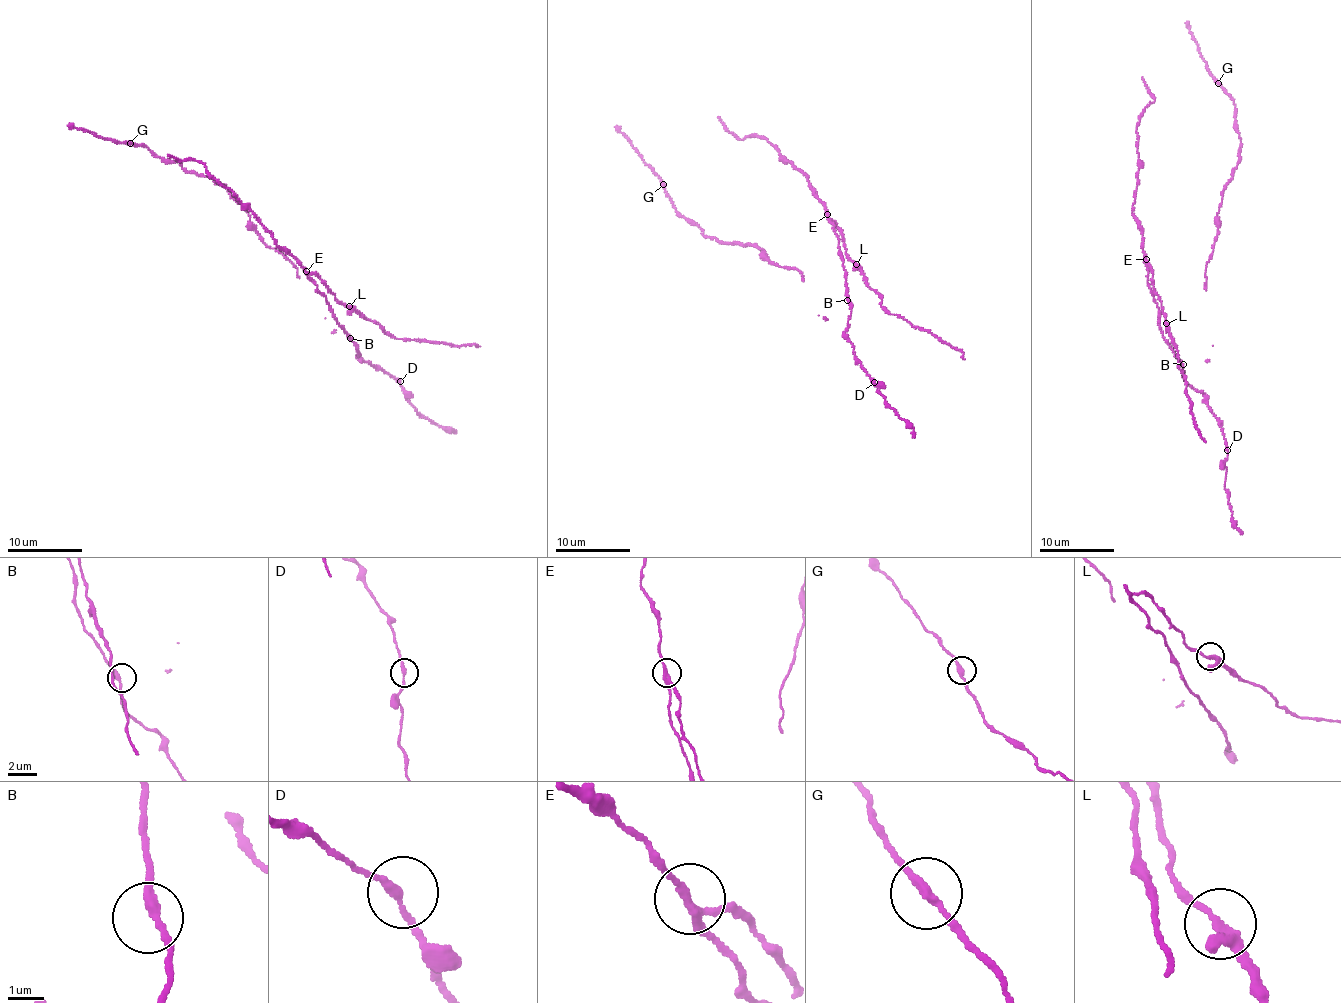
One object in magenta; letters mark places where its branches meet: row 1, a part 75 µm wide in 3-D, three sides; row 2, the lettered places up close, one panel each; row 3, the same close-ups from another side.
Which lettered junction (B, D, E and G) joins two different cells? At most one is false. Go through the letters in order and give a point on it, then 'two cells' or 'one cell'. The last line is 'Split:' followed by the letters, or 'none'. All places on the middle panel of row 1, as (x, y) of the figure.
B: place (847, 300); one cell
D: place (874, 382); one cell
E: place (827, 214); two cells
G: place (663, 184); one cell
Split: E

